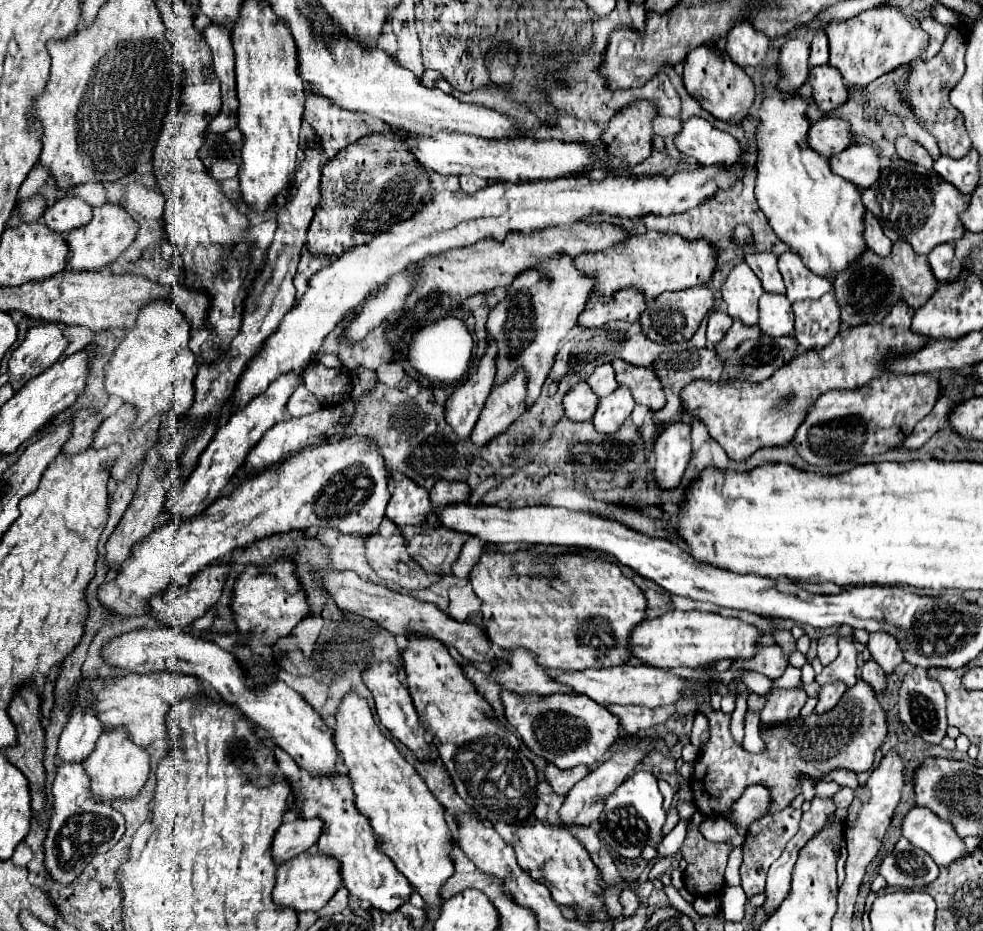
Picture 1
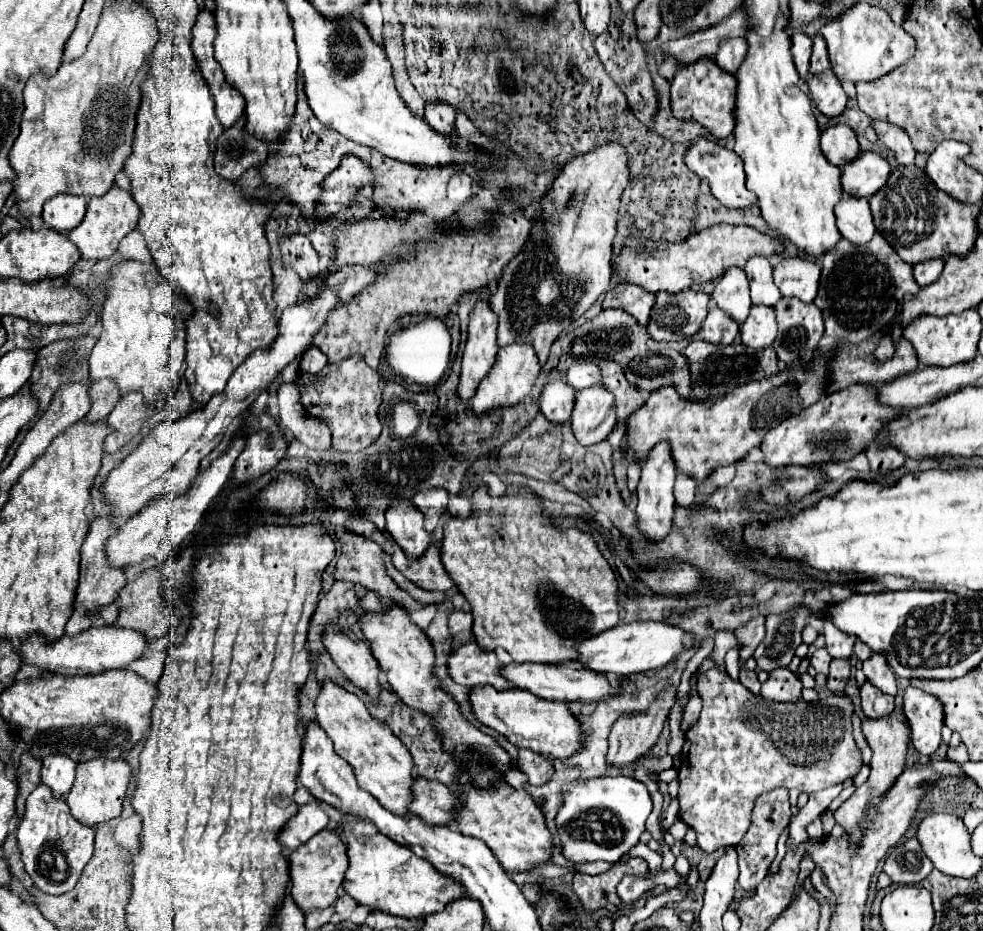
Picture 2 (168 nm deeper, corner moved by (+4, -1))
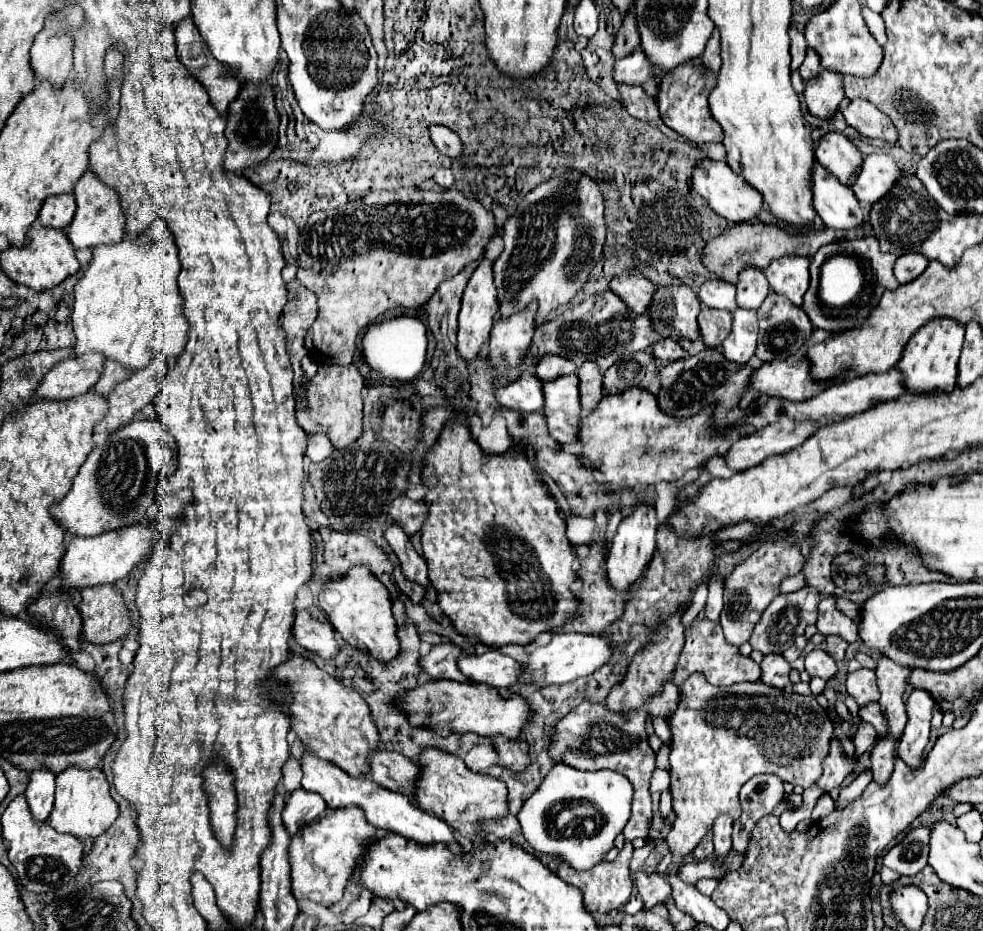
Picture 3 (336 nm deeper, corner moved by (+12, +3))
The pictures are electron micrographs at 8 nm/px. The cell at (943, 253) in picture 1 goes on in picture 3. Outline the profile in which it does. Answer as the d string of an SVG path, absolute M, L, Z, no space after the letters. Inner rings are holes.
M903 254L897 258L893 272L895 272L895 278L899 280L899 284L909 284L925 272L927 264L929 264L929 260L919 254Z

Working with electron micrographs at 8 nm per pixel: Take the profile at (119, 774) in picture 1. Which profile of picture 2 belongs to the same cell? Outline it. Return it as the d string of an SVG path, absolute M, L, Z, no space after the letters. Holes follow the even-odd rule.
M95 758L77 766L77 776L71 792L67 794L67 804L71 814L87 826L97 826L105 820L117 818L123 808L125 792L131 782L131 766L125 758Z

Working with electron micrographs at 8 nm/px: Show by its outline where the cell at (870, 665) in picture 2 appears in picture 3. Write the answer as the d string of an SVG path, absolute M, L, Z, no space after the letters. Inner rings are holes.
M861 668L857 672L851 672L847 678L847 692L855 698L859 708L865 708L871 702L879 700L879 688L875 682L875 672Z

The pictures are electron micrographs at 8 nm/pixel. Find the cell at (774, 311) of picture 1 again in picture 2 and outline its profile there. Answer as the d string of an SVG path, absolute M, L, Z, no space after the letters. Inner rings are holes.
M751 306L749 318L741 326L741 340L745 346L751 348L765 348L771 346L777 334L775 322L775 308L771 306Z

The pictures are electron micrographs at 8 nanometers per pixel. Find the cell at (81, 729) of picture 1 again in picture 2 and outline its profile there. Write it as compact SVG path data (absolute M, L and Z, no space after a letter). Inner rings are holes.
M51 754L51 758L43 758L43 770L41 780L47 784L55 796L65 796L75 778L77 762L67 758L67 754Z

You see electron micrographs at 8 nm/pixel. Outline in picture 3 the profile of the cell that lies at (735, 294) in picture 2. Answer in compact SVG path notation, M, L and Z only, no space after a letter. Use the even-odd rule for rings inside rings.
M705 280L699 288L699 302L707 308L717 310L729 310L733 312L737 308L735 302L735 286L725 280Z

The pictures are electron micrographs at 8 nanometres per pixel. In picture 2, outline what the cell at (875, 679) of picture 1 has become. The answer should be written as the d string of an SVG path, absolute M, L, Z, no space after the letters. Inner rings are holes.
M863 682L861 686L861 706L869 718L885 718L895 710L895 698L883 694L879 688Z

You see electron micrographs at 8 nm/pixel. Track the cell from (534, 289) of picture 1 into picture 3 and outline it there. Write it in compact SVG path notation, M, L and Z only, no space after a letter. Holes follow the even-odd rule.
M571 170L561 178L547 180L531 190L515 210L515 214L507 220L503 228L505 250L497 258L493 272L495 284L499 290L499 316L507 318L519 310L523 310L531 300L539 302L539 310L535 316L535 324L543 324L551 310L567 304L587 282L593 266L601 258L601 250L605 244L605 220L603 220L603 196L599 184L591 180L587 174Z

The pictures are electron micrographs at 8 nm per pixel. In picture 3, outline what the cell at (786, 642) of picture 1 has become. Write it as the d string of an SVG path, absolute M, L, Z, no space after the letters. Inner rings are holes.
M781 538L765 540L745 562L737 564L725 576L725 606L721 612L721 626L723 626L725 638L729 644L741 646L751 636L751 630L759 622L763 610L781 592L779 590L781 580L801 572L803 562L805 562L805 558L801 556L801 550L797 544L791 544Z

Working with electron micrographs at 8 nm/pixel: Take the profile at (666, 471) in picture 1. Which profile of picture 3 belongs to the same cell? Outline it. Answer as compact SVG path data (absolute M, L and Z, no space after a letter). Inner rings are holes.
M639 502L633 512L623 518L623 522L619 524L619 530L609 546L609 554L607 554L607 582L611 582L611 588L615 590L623 590L623 592L631 592L631 588L637 584L637 580L643 576L643 572L647 570L653 552L655 552L655 534L657 534L657 516L655 516L655 508L647 502Z

